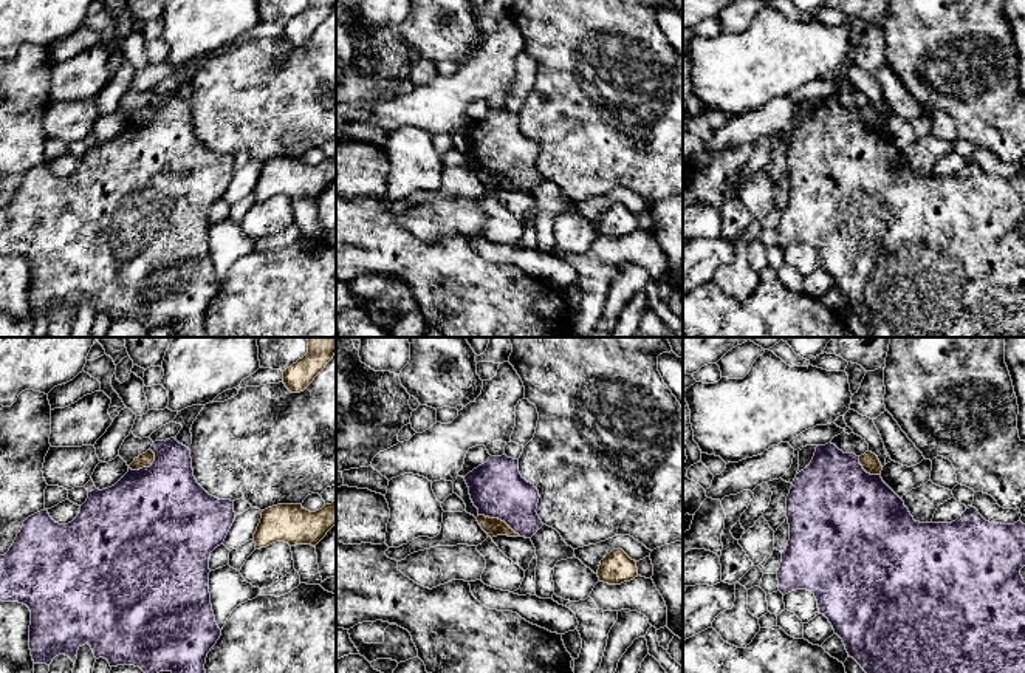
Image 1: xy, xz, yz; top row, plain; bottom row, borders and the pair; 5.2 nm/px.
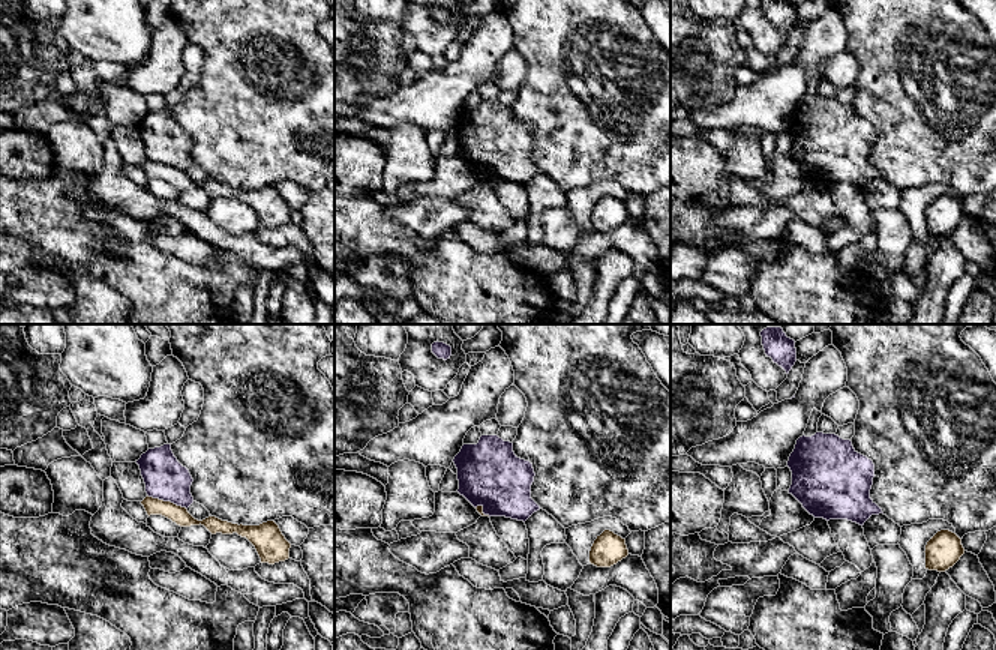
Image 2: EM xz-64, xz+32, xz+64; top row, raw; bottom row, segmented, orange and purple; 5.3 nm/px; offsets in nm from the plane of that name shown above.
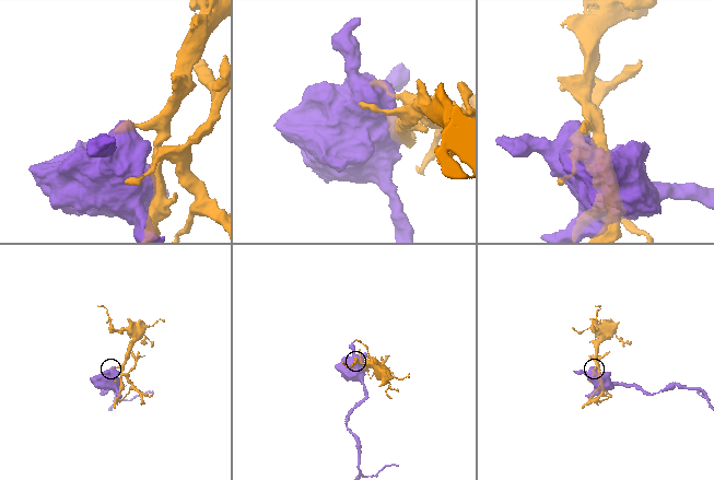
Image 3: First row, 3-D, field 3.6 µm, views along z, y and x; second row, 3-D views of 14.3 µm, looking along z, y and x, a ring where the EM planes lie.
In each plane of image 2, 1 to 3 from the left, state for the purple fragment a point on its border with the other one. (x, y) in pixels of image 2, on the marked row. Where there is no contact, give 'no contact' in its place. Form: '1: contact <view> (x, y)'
1: contact xz-64 (167, 502)
2: contact xz+32 (482, 511)
3: no contact

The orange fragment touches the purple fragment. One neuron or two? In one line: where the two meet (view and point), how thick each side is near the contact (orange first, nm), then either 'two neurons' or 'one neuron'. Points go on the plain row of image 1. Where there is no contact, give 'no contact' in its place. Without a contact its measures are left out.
meets orange in xz at (500, 174); 100 nm thick on the orange side, 280 nm on the other; two neurons

